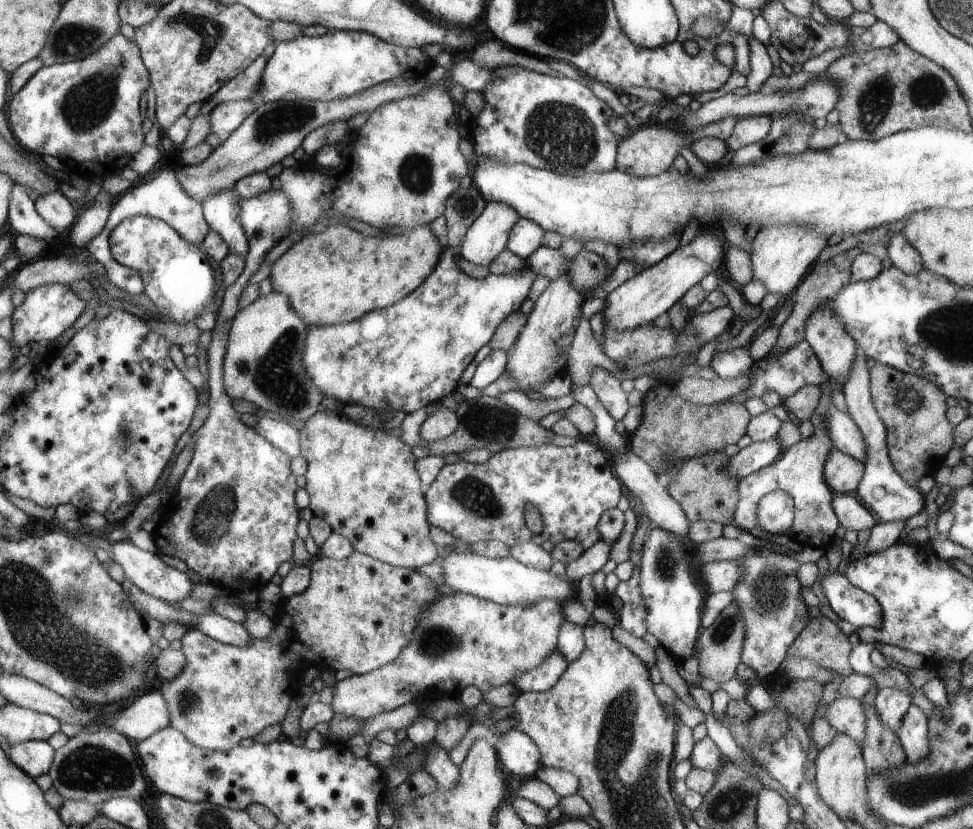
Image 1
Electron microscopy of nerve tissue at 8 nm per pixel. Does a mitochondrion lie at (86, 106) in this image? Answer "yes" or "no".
yes

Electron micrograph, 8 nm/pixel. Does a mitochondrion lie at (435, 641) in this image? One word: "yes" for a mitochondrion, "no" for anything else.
yes

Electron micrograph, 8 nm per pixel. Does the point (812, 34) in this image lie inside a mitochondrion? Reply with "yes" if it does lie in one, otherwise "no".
no

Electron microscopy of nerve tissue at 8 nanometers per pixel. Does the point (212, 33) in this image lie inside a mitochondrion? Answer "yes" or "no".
yes

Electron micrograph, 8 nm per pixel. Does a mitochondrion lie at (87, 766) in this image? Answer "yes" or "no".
yes

